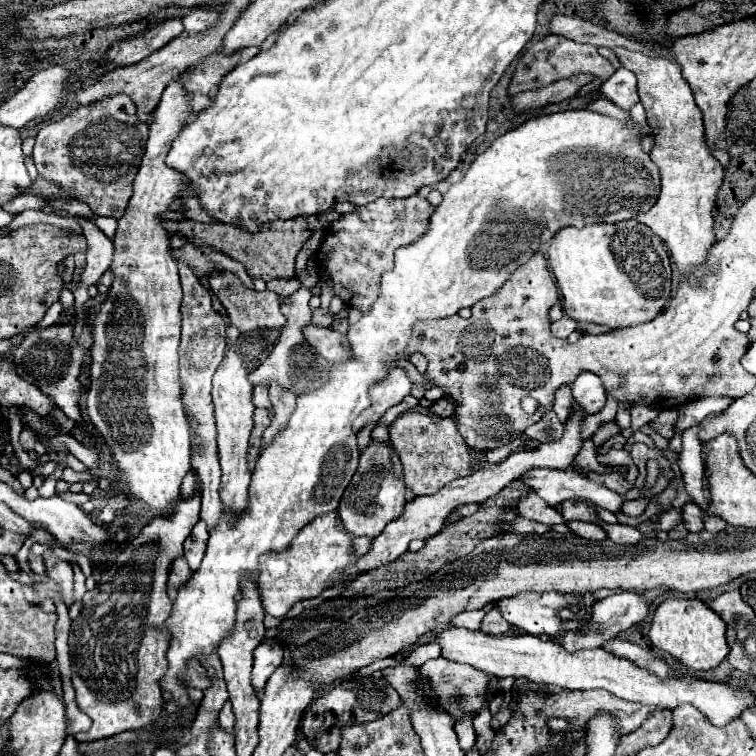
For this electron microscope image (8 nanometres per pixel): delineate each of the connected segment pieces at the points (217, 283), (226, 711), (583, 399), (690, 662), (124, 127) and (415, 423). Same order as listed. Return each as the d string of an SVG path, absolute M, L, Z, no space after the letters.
M214 272L210 276L210 288L218 296L218 300L224 304L226 312L230 314L230 322L240 330L240 332L252 332L256 328L282 328L286 318L280 312L280 302L278 294L266 290L266 292L256 292L248 290L236 276L230 272Z
M230 702L224 704L222 712L218 714L218 722L222 724L222 728L224 728L226 732L234 734L234 714L232 714L232 704L230 704Z
M582 372L572 384L572 398L578 408L586 408L586 414L596 414L606 404L606 392L602 380L596 374Z
M668 596L654 612L650 640L652 640L654 648L672 654L682 664L686 664L688 668L694 668L694 670L712 670L730 652L728 642L726 642L724 620L698 598L688 600L688 598Z
M118 94L90 106L72 106L60 120L44 124L38 130L32 158L42 178L70 188L94 214L120 218L132 196L136 156L144 156L142 142L146 140L148 126L136 118L136 106L128 96Z
M406 412L390 426L390 440L404 466L404 484L416 496L436 494L448 482L470 474L470 452L456 430L454 418L438 418L422 412Z

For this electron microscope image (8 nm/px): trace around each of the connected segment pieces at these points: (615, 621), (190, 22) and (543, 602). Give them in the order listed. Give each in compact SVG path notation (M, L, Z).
M626 590L612 594L604 600L598 600L592 608L594 610L592 610L592 616L590 616L590 628L586 628L586 632L566 632L564 634L560 646L566 648L566 652L576 652L580 648L600 648L606 640L612 640L620 632L642 622L648 614L648 604L642 600L642 596L638 592L626 592Z
M194 8L188 16L182 18L186 32L204 32L218 20L220 12L216 8Z
M522 592L520 596L510 596L494 602L494 606L502 612L502 616L516 628L524 628L532 636L558 634L562 620L558 618L558 610L568 604L576 604L574 594L558 594L558 592Z

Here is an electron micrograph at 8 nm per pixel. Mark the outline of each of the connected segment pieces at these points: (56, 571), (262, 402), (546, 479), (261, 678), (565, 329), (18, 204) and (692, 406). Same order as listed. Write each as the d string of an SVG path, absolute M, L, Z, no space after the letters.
M52 550L44 552L44 560L46 560L46 576L50 576L58 584L64 604L72 606L72 596L74 596L74 572L72 572L72 566L68 562L64 562L64 560L58 560L52 554Z
M264 386L254 388L254 406L256 408L266 408L272 414L272 404L270 404L270 398L268 398L268 390Z
M532 468L520 476L550 508L558 508L570 498L590 500L596 506L608 508L610 512L620 512L622 496L608 490L602 484L596 484L574 470L550 470L550 468Z
M264 640L256 650L254 650L254 668L252 668L252 686L256 692L264 690L264 684L272 676L274 668L282 664L284 660L284 648L276 640Z
M564 316L564 318L558 320L558 322L552 322L552 332L554 332L554 336L558 336L558 338L568 338L576 328L578 328L578 324L576 324L574 320L570 320L568 316Z
M23 194L11 200L10 203L6 204L3 209L7 212L18 214L27 209L40 210L46 204L42 198L33 194Z
M712 396L712 398L698 398L696 402L690 402L686 406L680 408L678 412L678 420L674 424L674 432L684 432L700 422L704 422L710 414L716 414L716 412L724 412L730 404L734 402L734 398L718 398L718 396Z

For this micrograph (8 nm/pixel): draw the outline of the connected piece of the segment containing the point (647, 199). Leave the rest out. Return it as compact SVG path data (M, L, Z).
M568 110L568 112L558 112L558 114L550 114L550 116L538 116L538 118L532 118L524 124L520 124L518 128L506 132L504 136L496 138L494 144L490 148L486 148L474 162L472 166L468 168L466 176L462 178L462 182L454 184L446 194L444 194L444 200L442 204L436 208L436 212L432 214L430 218L430 226L428 226L428 232L418 240L414 242L412 246L404 246L404 248L398 248L396 250L396 264L390 272L384 272L382 274L382 292L380 292L380 298L376 300L376 304L372 306L372 310L368 310L356 324L350 326L348 330L348 340L350 340L350 346L352 346L352 352L354 352L354 360L350 362L344 362L344 364L334 364L330 372L326 372L326 380L322 382L320 388L312 390L312 392L306 392L298 398L298 406L294 410L294 414L290 416L290 424L288 428L284 428L272 442L272 446L264 448L258 462L256 462L256 468L252 472L252 482L250 482L250 506L246 512L242 512L240 516L234 518L234 526L228 526L228 516L224 514L222 516L222 522L220 526L210 534L210 540L208 540L208 550L206 550L206 556L202 560L202 566L192 574L192 578L188 580L188 584L184 584L180 590L178 590L178 596L174 600L174 608L172 608L172 616L166 620L166 630L172 634L172 640L170 640L170 648L168 648L168 672L166 676L162 678L162 688L168 690L172 694L172 700L180 702L182 706L190 708L190 700L186 696L186 686L182 682L178 682L178 674L182 674L186 670L186 662L190 658L194 658L196 654L212 654L218 644L222 642L222 638L228 636L230 628L234 626L234 620L236 620L236 594L240 592L240 578L242 576L258 576L258 558L264 554L264 552L282 552L288 548L290 540L300 532L302 526L306 526L308 522L312 522L316 516L320 514L326 514L326 512L332 512L338 508L338 502L346 490L346 486L350 484L356 468L358 468L358 458L360 458L360 452L358 452L358 446L356 446L356 434L352 432L352 422L356 420L356 416L370 406L370 398L368 398L368 390L378 384L380 380L386 378L386 374L390 372L390 368L386 364L398 360L400 356L404 356L404 350L406 350L406 344L410 340L410 334L412 334L412 326L420 320L430 320L430 318L446 318L446 316L452 316L456 314L460 308L472 308L478 300L486 298L486 296L492 296L508 278L510 274L526 264L532 254L536 254L538 250L546 248L550 244L550 240L554 238L554 234L564 228L564 226L576 226L576 228L582 228L586 224L596 224L596 222L622 222L622 220L628 220L628 218L636 218L638 214L642 212L648 212L654 202L658 200L658 194L660 194L660 176L658 176L658 168L656 164L650 160L650 156L642 150L642 144L640 144L640 128L634 120L630 120L628 124L622 124L614 118L608 118L604 114L596 114L596 112L590 112L590 110Z

